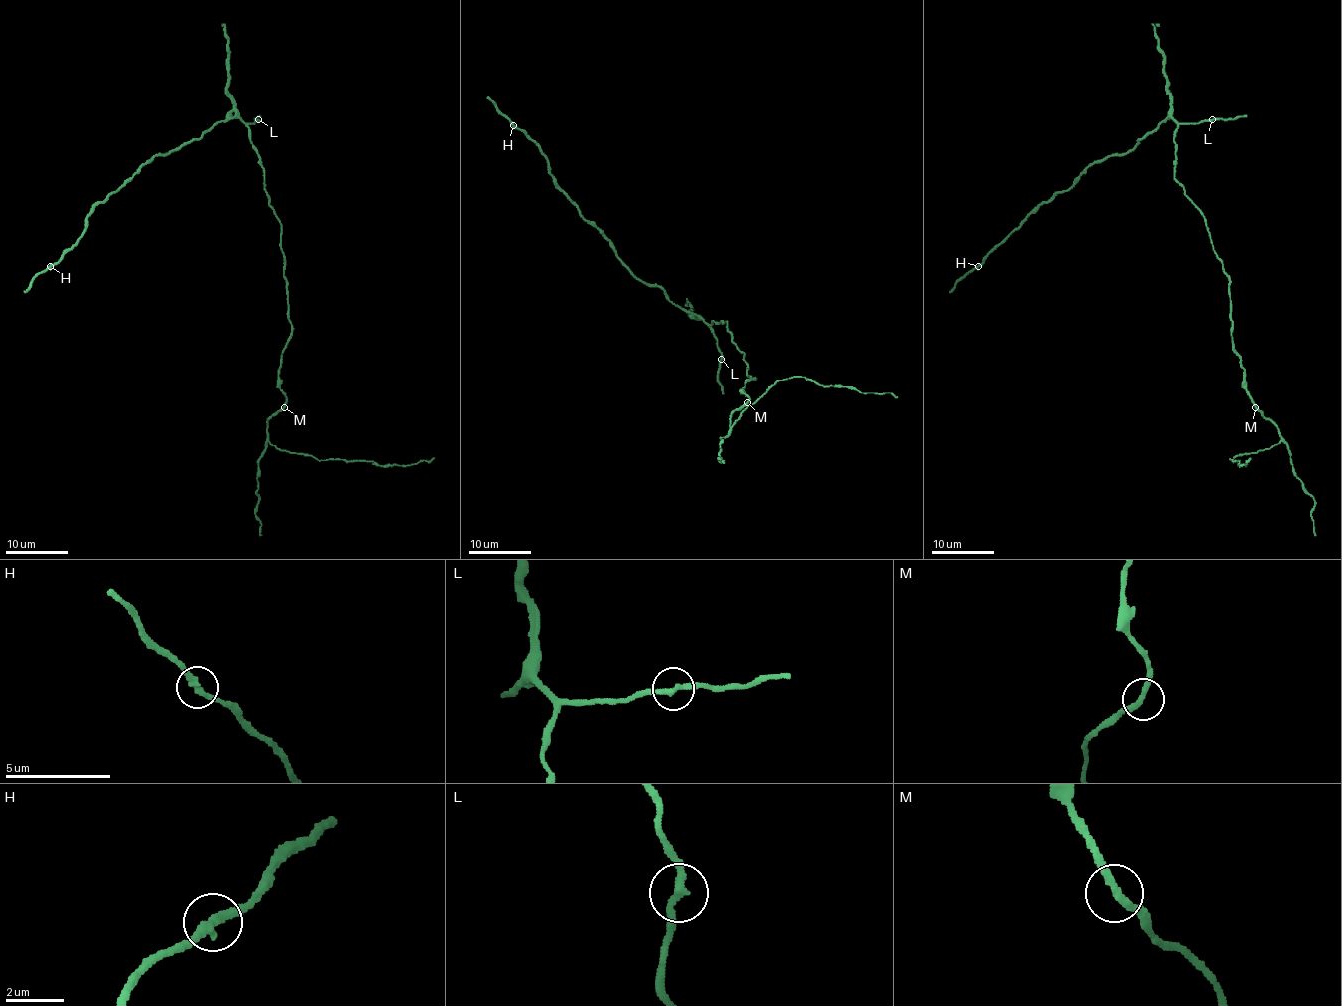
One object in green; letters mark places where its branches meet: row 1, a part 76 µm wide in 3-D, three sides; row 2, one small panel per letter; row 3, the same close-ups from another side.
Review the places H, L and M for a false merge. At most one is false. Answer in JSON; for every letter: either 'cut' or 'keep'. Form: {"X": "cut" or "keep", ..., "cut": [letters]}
{"H": "keep", "L": "keep", "M": "keep", "cut": []}

